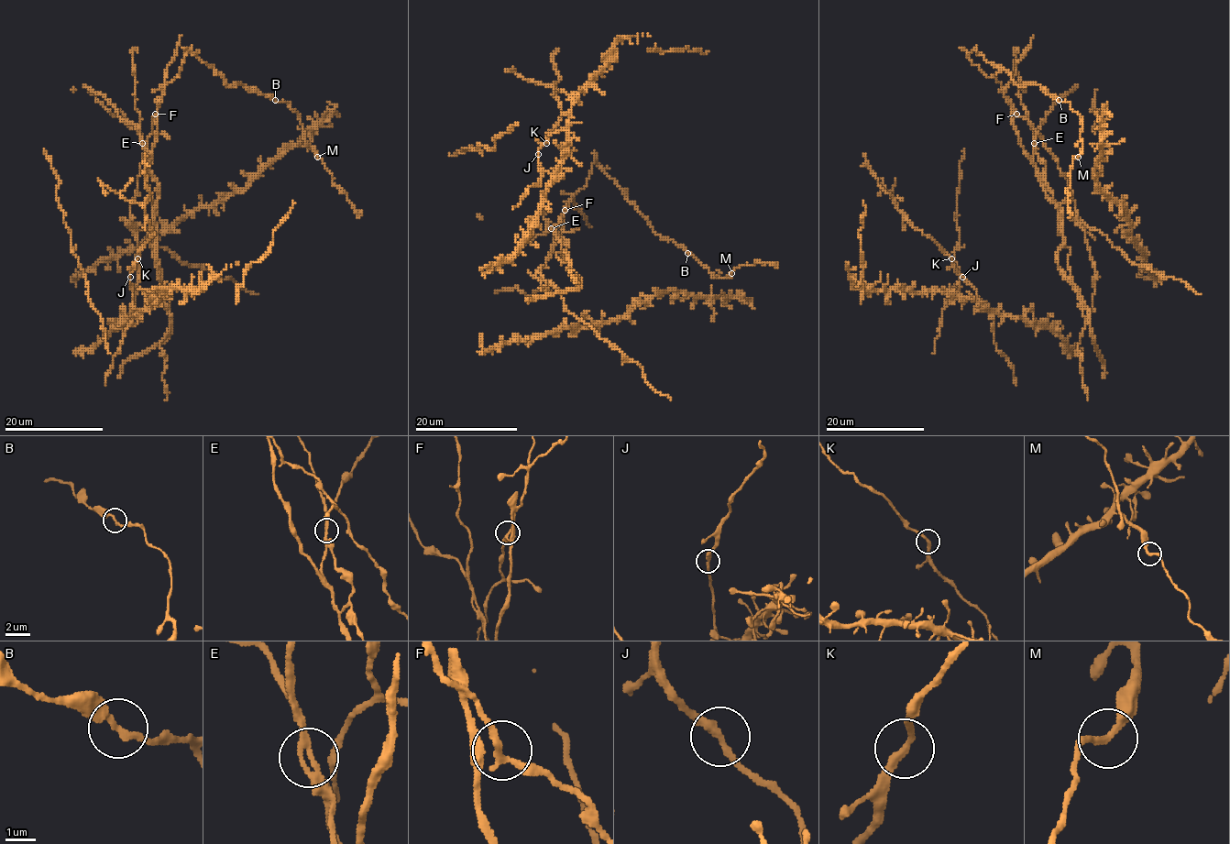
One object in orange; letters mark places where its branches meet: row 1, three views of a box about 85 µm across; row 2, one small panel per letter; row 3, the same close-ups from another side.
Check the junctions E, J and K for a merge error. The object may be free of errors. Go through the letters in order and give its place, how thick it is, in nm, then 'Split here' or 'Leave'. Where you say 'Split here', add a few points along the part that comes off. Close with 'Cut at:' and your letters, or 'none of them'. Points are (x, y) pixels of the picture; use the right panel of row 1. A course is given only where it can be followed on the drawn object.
E: Place: (1034, 143). Thickness 240 nm. Split here. Course of the part to remove: (1034, 143), (1030, 159), (1003, 88), (967, 57), (973, 50), (1080, 115), (1083, 145), (1070, 172), (1069, 218)
J: Place: (962, 277). Thickness 280 nm. Leave
K: Place: (951, 258). Thickness 260 nm. Leave
Cut at: E

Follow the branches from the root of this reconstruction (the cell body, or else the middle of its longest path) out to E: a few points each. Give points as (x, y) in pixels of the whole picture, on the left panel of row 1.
E: (149, 137), (153, 132), (154, 116), (157, 136), (149, 159), (142, 143)

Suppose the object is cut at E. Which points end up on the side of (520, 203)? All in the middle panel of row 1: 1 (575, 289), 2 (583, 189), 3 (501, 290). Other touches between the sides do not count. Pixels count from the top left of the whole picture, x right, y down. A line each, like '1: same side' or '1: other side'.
1: other side
2: other side
3: other side

